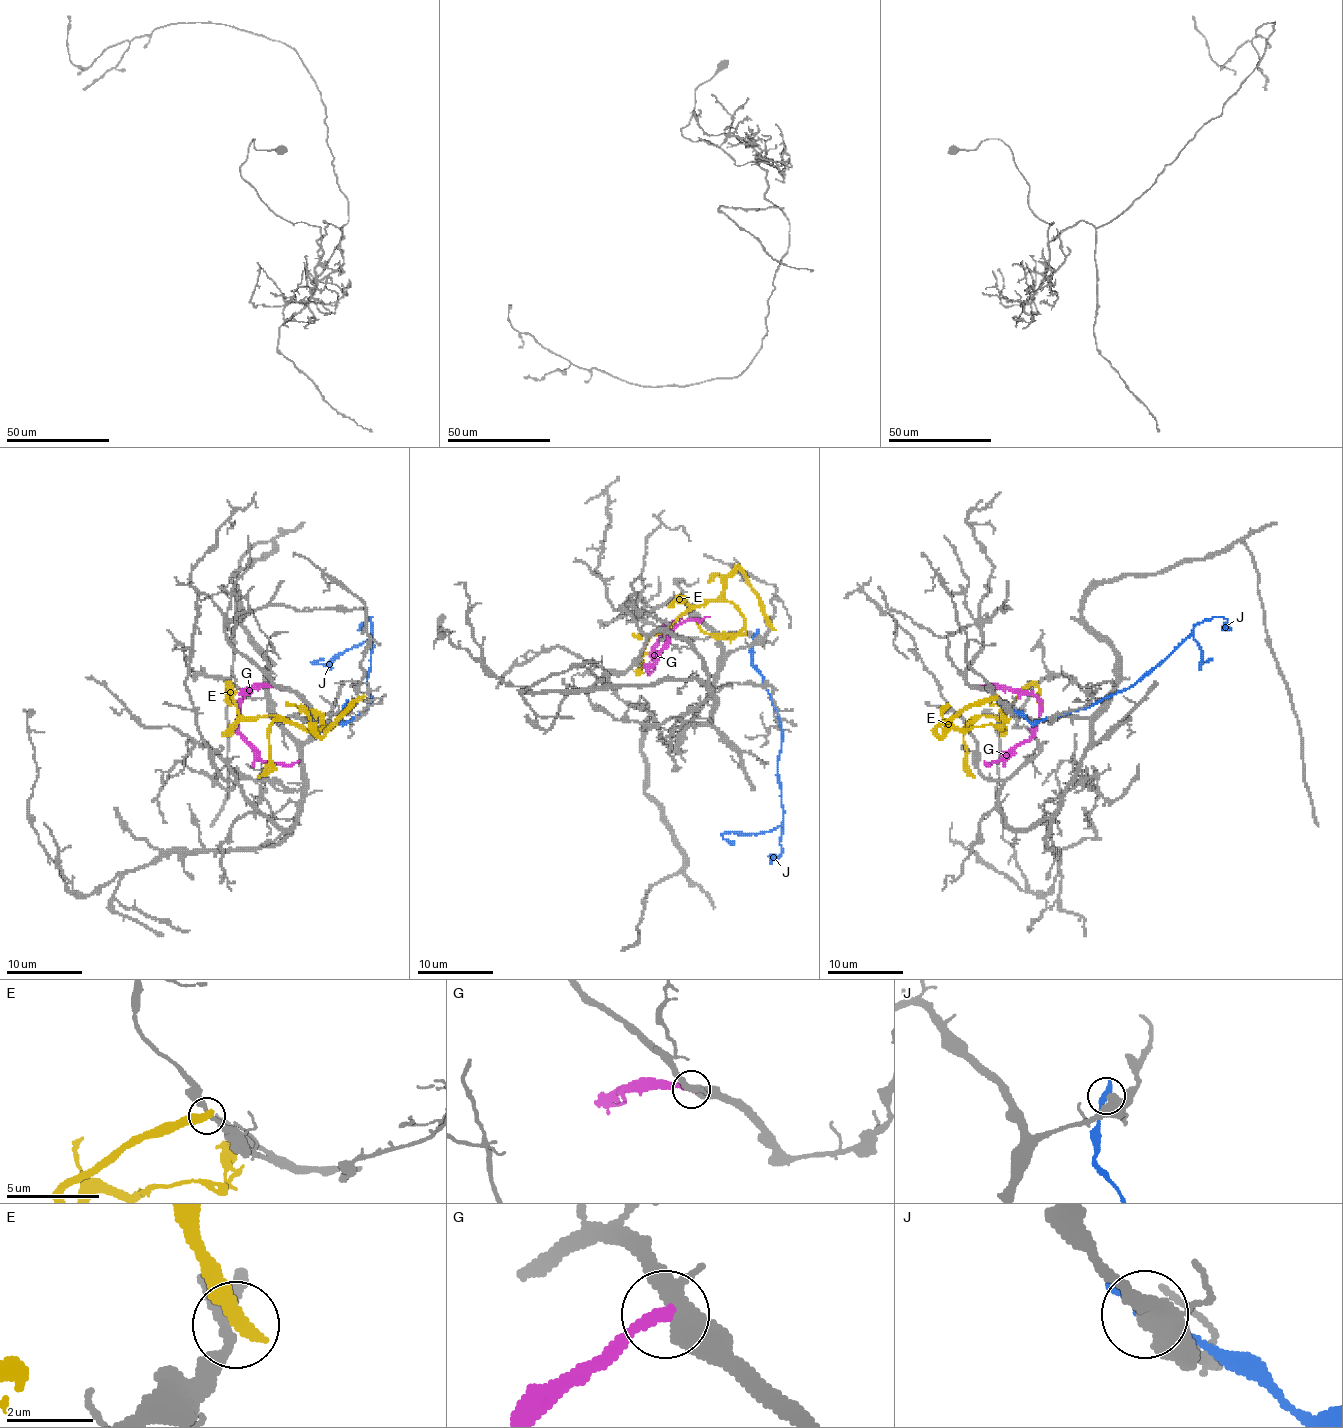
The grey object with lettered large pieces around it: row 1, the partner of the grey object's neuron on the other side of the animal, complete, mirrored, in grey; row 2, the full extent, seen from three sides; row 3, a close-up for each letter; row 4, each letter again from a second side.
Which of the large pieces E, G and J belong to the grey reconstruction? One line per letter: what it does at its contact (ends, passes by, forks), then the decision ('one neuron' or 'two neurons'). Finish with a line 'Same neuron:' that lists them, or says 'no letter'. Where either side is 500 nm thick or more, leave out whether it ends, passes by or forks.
E: it ends there; two neurons
G: it ends there; two neurons
J: two neurons
Same neuron: no letter

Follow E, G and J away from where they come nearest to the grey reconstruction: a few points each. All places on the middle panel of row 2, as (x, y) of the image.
E: (770, 628), (758, 594), (736, 569), (715, 599), (702, 601), (668, 628), (653, 633), (643, 648), (641, 673)
G: (689, 611), (662, 633), (655, 648), (655, 663), (651, 671), (647, 669), (674, 629), (687, 620), (709, 616)
J: (757, 635), (753, 665), (781, 737), (783, 820), (760, 833), (726, 832), (723, 837), (734, 845)

